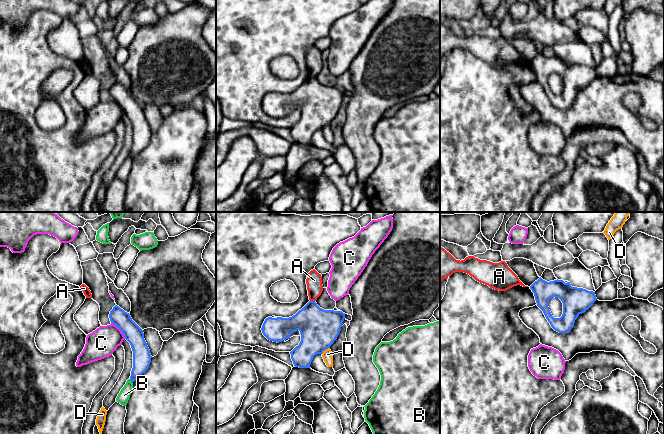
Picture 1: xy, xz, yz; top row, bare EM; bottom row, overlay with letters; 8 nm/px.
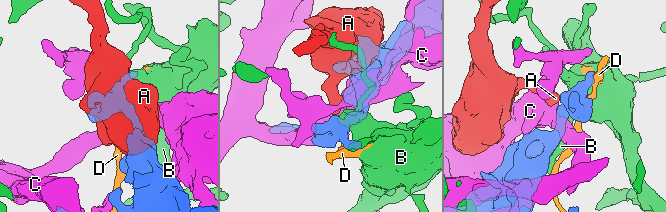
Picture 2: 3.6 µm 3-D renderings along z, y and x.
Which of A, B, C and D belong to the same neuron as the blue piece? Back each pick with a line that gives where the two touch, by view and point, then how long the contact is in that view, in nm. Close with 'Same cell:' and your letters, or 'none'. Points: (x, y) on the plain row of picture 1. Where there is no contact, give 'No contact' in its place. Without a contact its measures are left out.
Same cell: none

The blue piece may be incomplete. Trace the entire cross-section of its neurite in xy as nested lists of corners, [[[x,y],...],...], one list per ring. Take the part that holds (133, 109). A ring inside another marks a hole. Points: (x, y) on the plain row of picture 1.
[[[115,81],[110,87],[111,99],[116,101],[130,119],[133,127],[133,144],[130,156],[133,159],[148,145],[151,138],[150,126],[144,115],[143,106],[132,96],[129,89]]]

